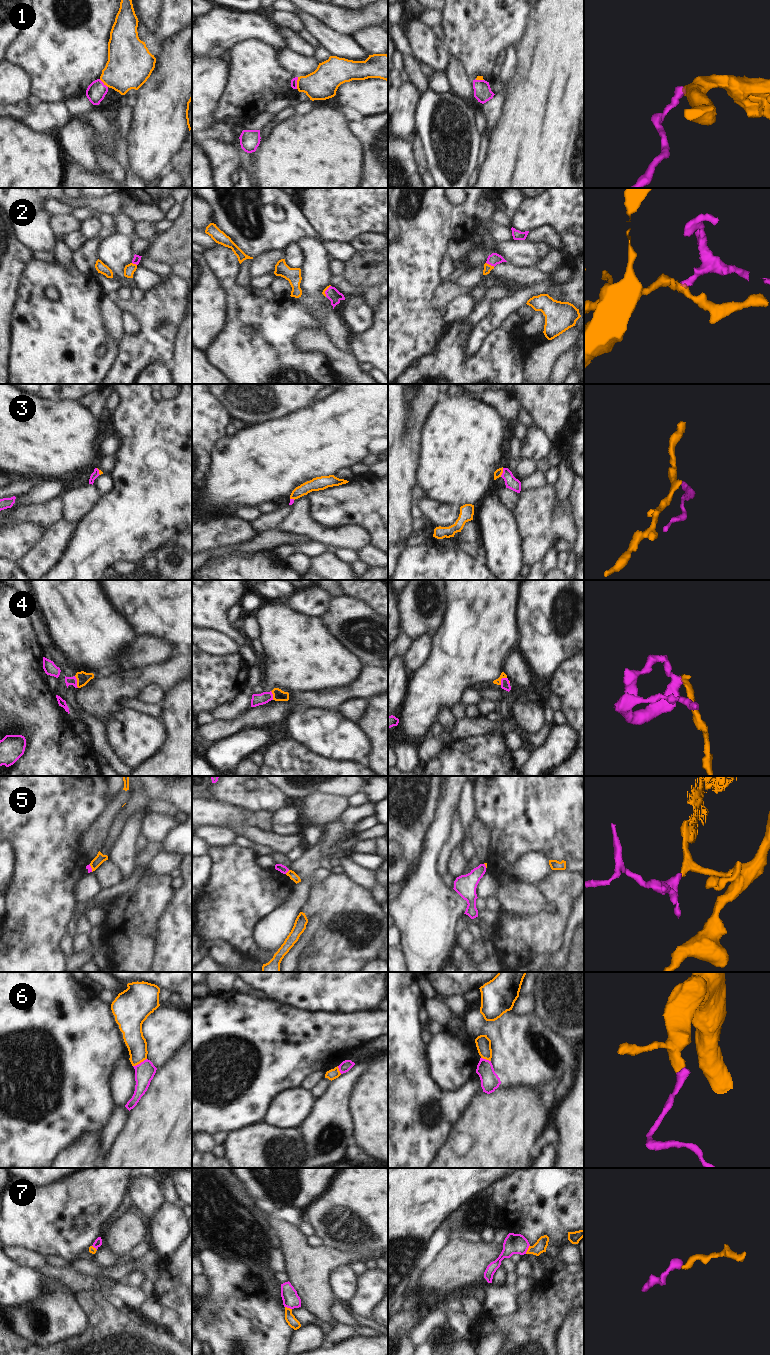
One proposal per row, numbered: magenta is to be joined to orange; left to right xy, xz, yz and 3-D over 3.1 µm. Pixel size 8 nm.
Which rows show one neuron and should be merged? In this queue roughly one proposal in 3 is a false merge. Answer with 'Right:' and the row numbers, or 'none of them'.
Right: 2, 3, 4, 7

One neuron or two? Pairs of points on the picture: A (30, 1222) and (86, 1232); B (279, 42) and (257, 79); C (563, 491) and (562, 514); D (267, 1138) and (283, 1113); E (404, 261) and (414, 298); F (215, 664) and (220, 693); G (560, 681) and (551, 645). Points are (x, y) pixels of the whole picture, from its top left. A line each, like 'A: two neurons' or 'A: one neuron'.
A: one neuron
B: two neurons
C: two neurons
D: two neurons
E: one neuron
F: one neuron
G: two neurons

